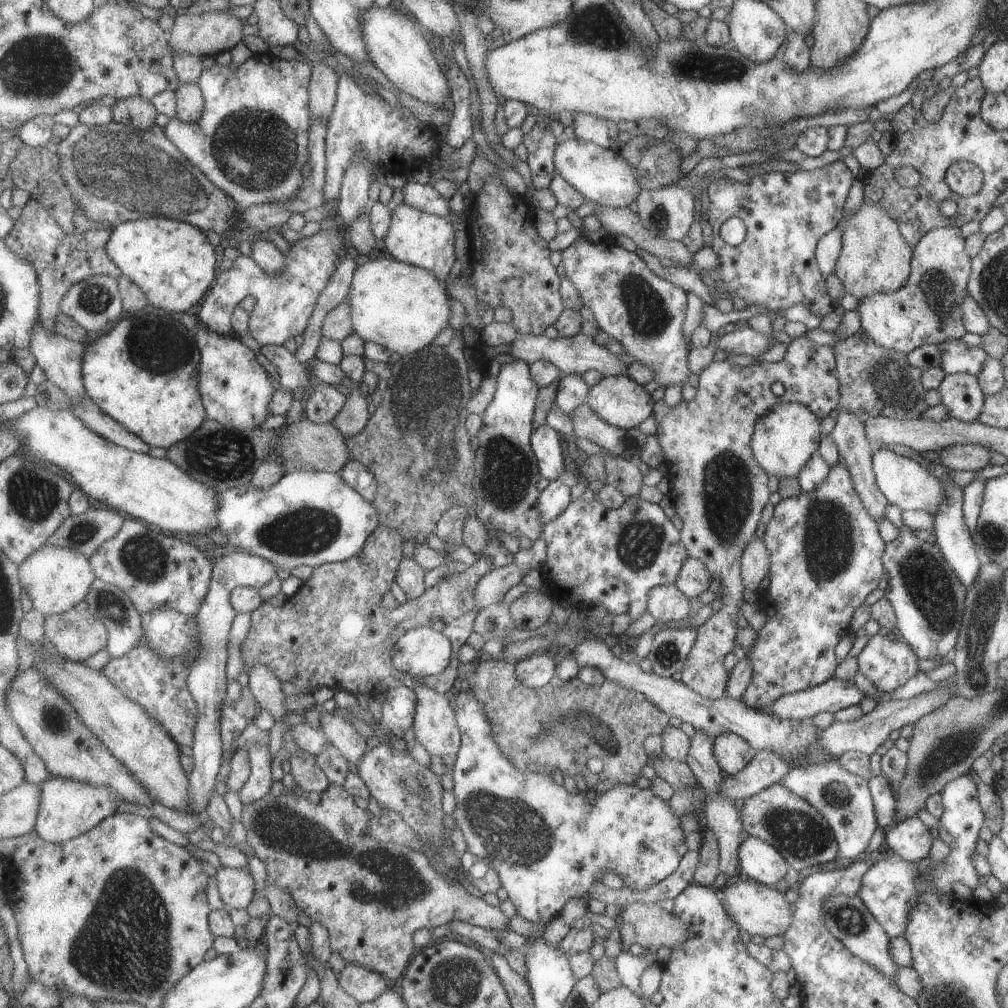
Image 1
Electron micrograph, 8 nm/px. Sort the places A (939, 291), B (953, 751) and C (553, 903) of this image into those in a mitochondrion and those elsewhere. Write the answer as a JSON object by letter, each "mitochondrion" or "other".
{"A":"mitochondrion","B":"mitochondrion","C":"other"}

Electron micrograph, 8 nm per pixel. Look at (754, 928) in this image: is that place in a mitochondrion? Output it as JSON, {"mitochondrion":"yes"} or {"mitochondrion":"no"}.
{"mitochondrion":"no"}

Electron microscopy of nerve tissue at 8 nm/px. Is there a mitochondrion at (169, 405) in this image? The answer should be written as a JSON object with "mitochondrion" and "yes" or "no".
{"mitochondrion":"no"}

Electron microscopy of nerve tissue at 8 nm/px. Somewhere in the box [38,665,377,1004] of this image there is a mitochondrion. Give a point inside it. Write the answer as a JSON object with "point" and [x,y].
{"point":[125,946]}

